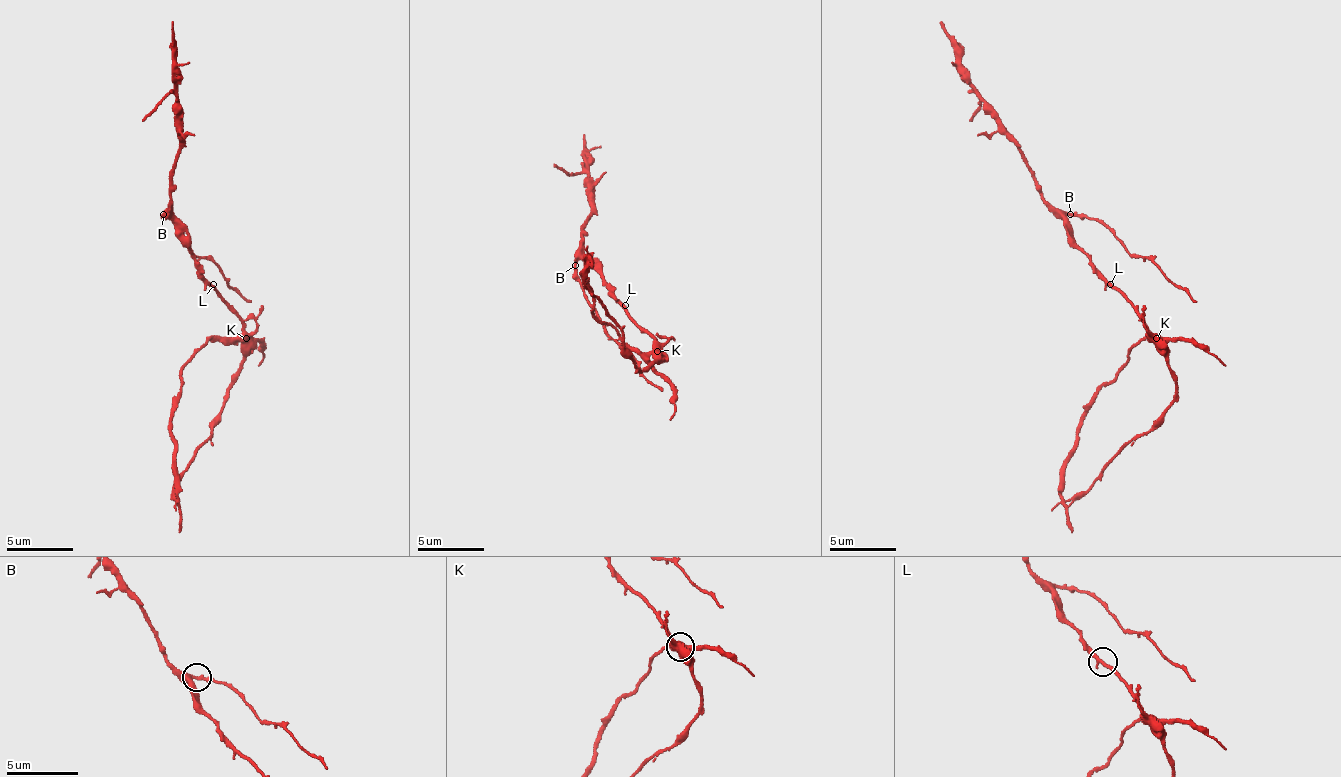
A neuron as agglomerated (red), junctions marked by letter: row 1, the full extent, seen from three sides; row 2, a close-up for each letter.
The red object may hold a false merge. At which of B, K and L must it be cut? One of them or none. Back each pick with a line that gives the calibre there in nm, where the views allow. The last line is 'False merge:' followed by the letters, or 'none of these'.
K: calibre 550 nm
False merge: K

